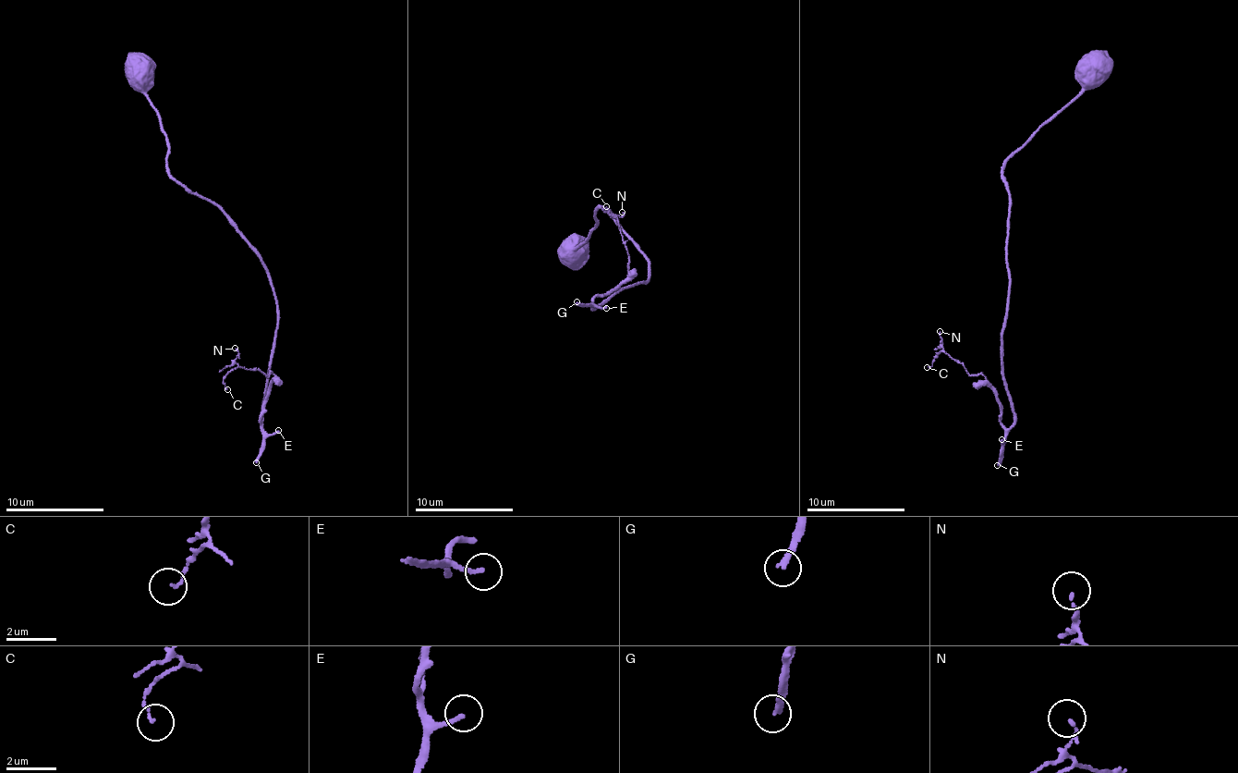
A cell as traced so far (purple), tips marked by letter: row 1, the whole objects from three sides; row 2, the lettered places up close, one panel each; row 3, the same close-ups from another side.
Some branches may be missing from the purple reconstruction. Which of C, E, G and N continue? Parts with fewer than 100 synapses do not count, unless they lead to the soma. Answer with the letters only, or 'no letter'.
G

